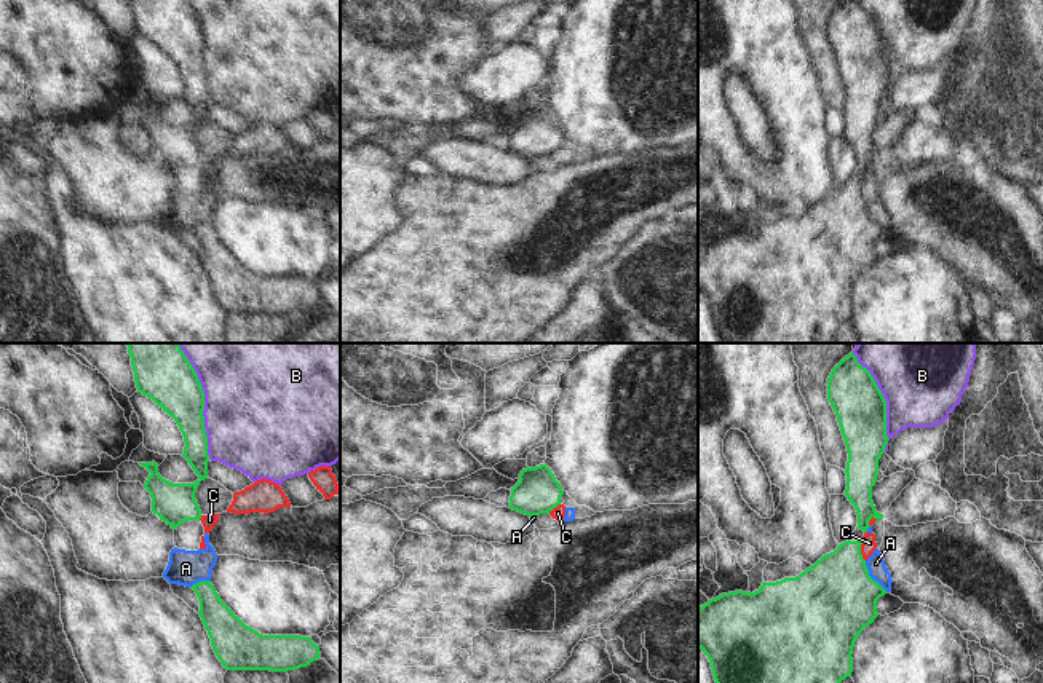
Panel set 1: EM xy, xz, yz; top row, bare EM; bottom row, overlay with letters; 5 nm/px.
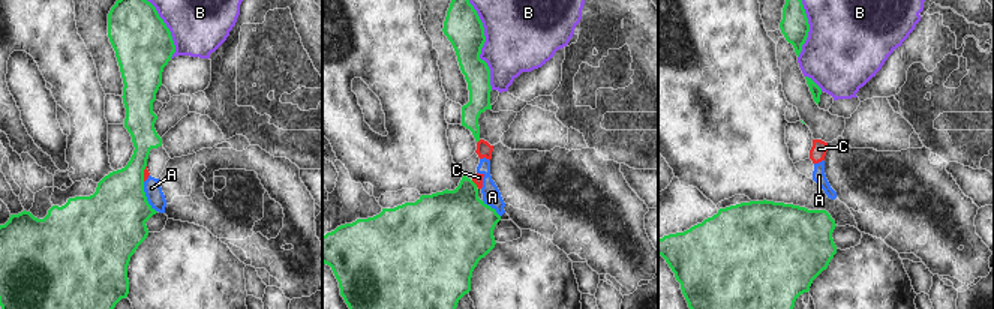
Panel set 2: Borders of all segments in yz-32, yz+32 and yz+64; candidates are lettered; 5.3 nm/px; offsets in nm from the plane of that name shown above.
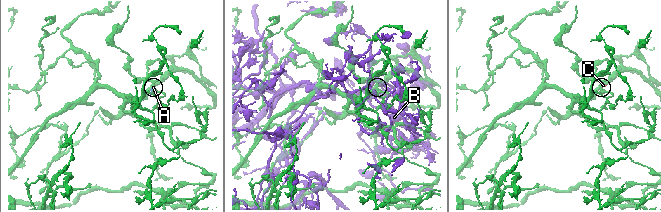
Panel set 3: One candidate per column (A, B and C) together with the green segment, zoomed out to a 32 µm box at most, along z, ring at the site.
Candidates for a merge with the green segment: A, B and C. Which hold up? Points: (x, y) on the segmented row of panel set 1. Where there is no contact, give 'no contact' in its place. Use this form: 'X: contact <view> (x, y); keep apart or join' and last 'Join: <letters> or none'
A: contact yz (869, 576); keep apart
B: contact xy (203, 401); keep apart
C: contact yz (860, 551); keep apart
Join: none

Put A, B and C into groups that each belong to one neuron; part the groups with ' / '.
A C / B

